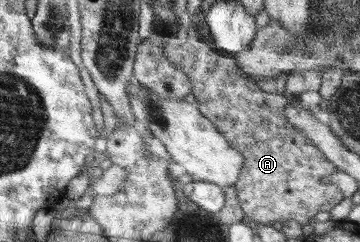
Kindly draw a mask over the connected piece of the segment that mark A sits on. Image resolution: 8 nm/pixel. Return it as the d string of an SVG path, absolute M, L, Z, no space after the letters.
M187 20L182 22L175 36L165 36L165 41L166 57L191 81L191 93L197 98L195 106L244 155L244 165L240 168L239 178L234 184L244 214L261 225L291 220L305 225L318 212L330 211L344 199L343 191L336 183L331 182L331 176L337 170L335 163L329 162L323 151L302 132L295 131L289 118L284 115L284 108L291 101L299 102L296 96L261 90L253 79L248 79L242 73L235 58L225 56L220 50L215 50L202 41L195 27Z

